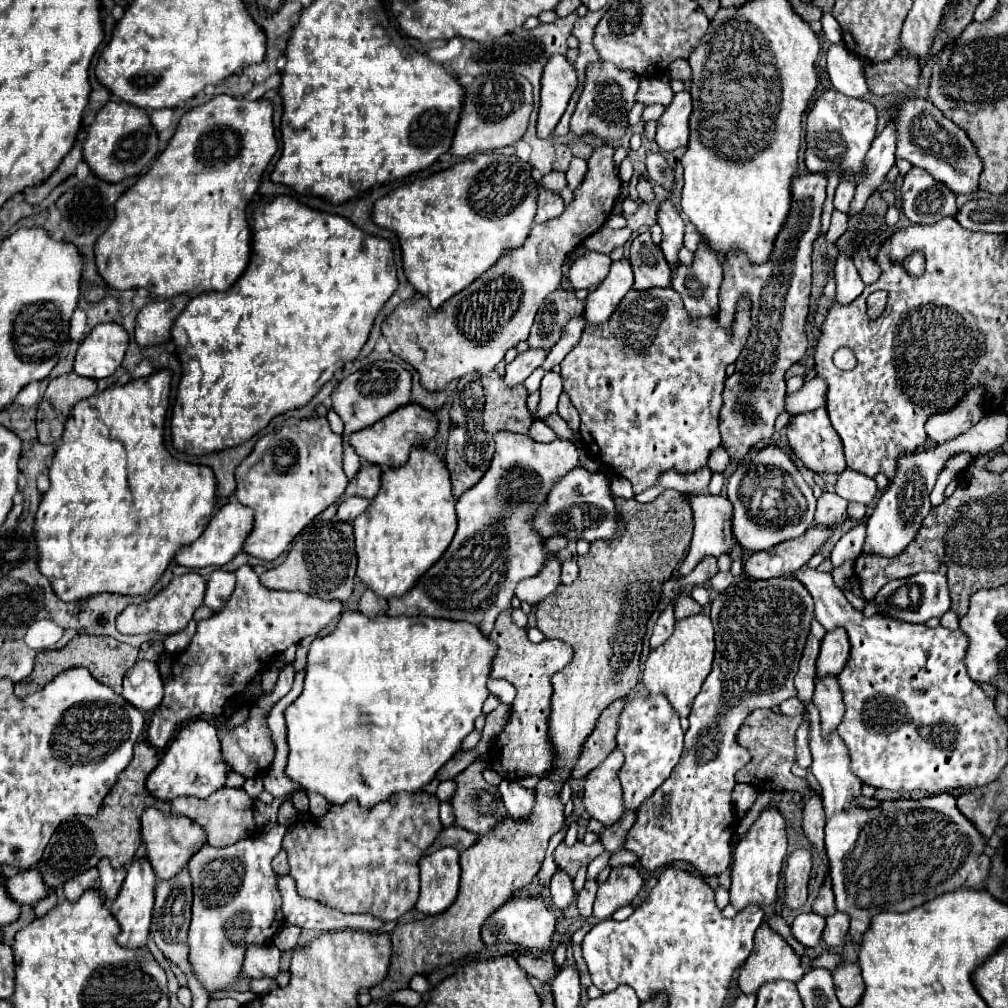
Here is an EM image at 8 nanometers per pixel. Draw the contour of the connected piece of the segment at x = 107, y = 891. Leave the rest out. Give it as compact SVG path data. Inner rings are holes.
M102 858L98 862L98 870L100 870L100 880L102 880L102 894L108 902L114 902L126 878L126 868L118 868L118 870L110 868L110 860Z

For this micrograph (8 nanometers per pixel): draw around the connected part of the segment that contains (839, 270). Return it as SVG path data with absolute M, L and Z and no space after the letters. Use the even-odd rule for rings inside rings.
M840 254L836 260L834 280L836 280L836 300L840 304L850 304L864 290L864 284L858 276L858 270L846 254Z

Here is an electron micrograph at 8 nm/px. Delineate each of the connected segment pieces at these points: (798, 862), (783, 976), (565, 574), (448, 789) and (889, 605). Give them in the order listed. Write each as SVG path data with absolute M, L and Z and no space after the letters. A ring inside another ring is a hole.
M796 850L788 856L784 868L784 906L800 910L806 904L806 886L812 860L808 850Z
M764 922L758 930L756 930L756 938L754 938L754 950L750 954L750 958L746 960L746 964L740 970L738 976L738 984L740 990L744 994L756 994L758 988L766 982L774 982L774 980L788 980L788 982L798 982L804 976L804 968L800 962L800 956L792 950L792 946L774 930L770 930L770 926Z
M568 560L562 564L562 584L572 584L578 578L578 564Z
M444 780L444 782L440 782L440 786L436 790L436 798L444 802L444 800L450 800L450 796L454 796L454 792L456 792L454 780Z
M920 572L906 580L892 580L876 594L876 598L872 602L876 602L876 608L878 608L876 614L890 616L896 620L926 622L930 618L940 618L950 608L946 574L944 572Z

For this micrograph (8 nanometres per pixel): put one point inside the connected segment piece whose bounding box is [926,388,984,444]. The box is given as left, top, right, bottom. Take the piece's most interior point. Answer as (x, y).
(942, 428)

